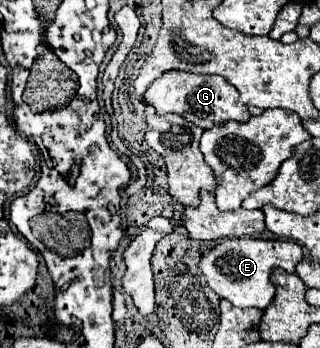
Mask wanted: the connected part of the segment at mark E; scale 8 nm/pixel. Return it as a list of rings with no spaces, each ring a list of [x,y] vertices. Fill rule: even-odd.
[[[225,239],[217,247],[213,247],[201,259],[201,271],[207,277],[209,287],[221,297],[231,301],[235,307],[247,309],[267,309],[275,297],[275,285],[271,281],[273,269],[285,269],[287,273],[295,273],[297,263],[303,259],[303,249],[295,241],[267,241],[267,239]]]

